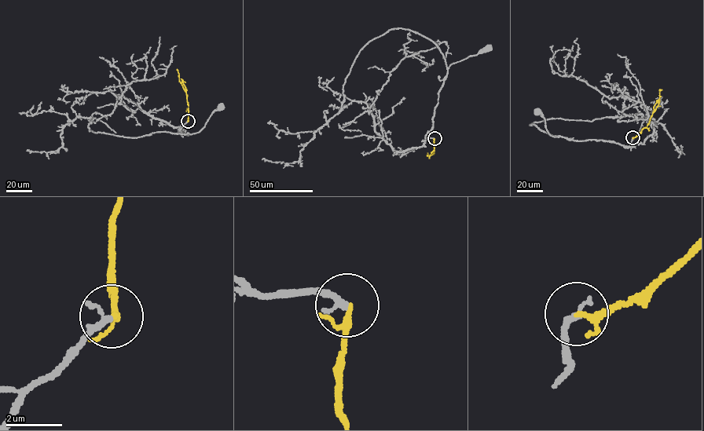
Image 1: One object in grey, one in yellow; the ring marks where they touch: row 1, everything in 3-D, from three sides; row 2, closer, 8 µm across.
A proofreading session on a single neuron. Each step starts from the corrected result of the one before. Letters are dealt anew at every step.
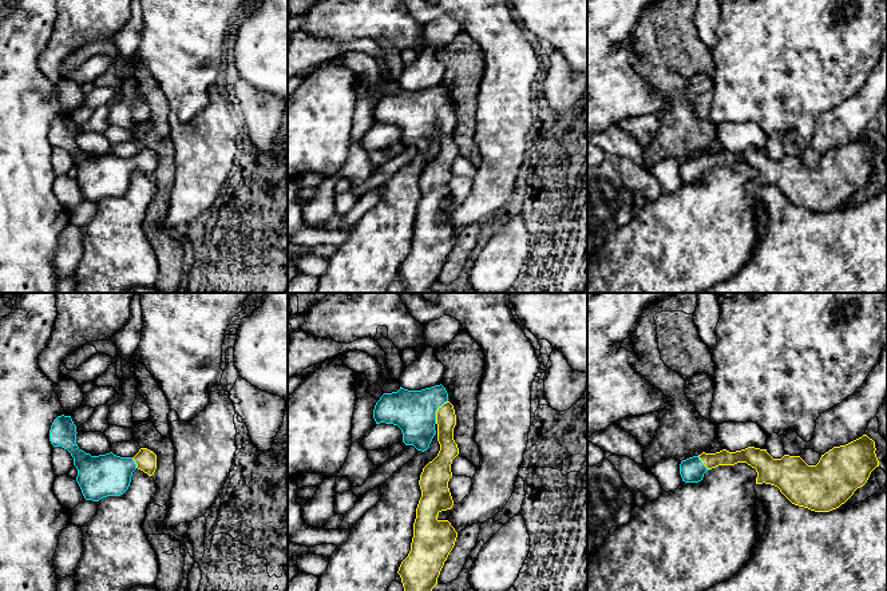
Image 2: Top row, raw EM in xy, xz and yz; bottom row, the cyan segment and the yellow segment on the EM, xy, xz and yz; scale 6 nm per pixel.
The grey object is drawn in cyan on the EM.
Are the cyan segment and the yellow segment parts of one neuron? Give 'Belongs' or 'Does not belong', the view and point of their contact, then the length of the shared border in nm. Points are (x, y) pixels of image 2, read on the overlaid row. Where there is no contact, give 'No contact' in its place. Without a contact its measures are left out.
Belongs. Touches cyan at xz (436, 409). Shared border 160 nm

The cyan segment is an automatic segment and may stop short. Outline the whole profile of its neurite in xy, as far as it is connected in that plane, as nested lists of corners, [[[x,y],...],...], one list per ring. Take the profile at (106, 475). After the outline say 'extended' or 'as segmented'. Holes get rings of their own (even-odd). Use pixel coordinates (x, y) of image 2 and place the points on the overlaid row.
[[[58,416],[50,429],[54,447],[67,449],[78,469],[76,481],[86,500],[99,501],[107,496],[123,495],[131,483],[132,472],[138,468],[153,476],[157,469],[157,455],[140,448],[134,457],[120,457],[112,452],[91,456],[76,444],[76,425],[71,416]]]; extended

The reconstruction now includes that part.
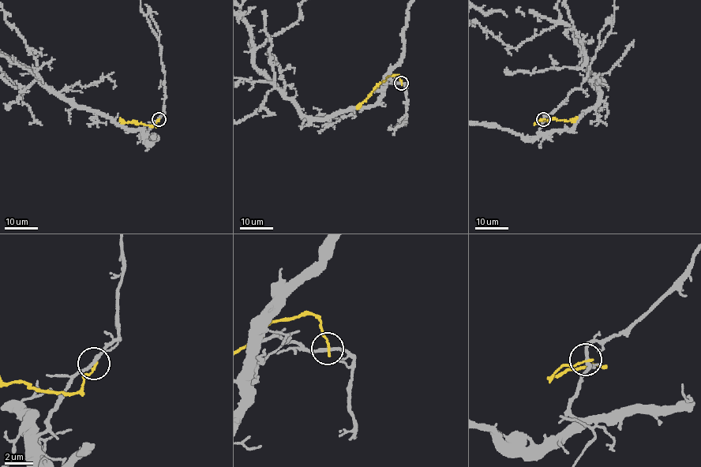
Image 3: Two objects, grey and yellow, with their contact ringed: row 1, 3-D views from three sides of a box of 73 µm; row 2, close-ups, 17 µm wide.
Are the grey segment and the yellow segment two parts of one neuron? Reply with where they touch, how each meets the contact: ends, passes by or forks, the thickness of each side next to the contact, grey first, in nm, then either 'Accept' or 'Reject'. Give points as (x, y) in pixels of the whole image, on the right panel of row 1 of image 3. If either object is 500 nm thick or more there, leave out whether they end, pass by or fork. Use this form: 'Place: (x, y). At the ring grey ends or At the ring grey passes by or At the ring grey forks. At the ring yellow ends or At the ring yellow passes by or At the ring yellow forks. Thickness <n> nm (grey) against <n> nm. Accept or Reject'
Place: (543, 119). At the ring grey passes by. At the ring yellow ends. Thickness 240 nm (grey) against 150 nm. Reject

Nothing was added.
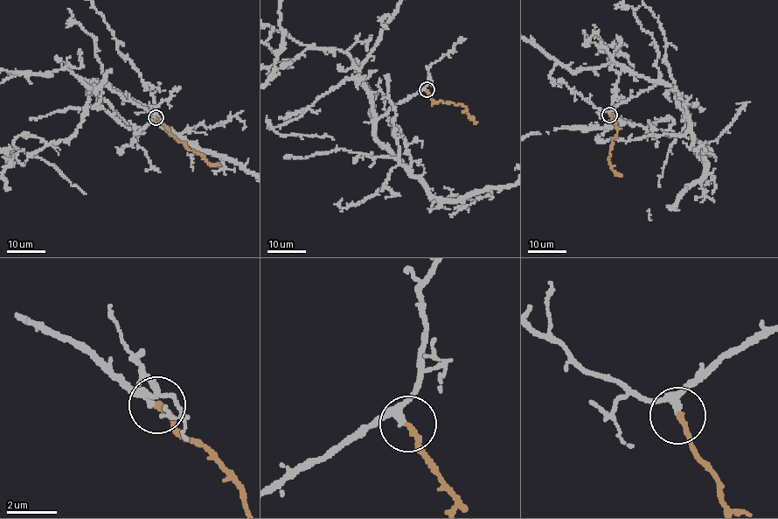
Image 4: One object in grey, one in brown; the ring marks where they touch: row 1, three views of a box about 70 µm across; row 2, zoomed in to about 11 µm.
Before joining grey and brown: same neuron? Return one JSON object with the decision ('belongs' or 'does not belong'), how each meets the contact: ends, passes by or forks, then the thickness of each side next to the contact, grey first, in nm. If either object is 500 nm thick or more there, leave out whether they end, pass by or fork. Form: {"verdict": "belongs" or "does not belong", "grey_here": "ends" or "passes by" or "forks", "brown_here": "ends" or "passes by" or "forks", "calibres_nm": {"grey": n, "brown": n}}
{"verdict": "belongs", "grey_here": "passes by", "brown_here": "ends", "calibres_nm": {"grey": 240, "brown": 240}}

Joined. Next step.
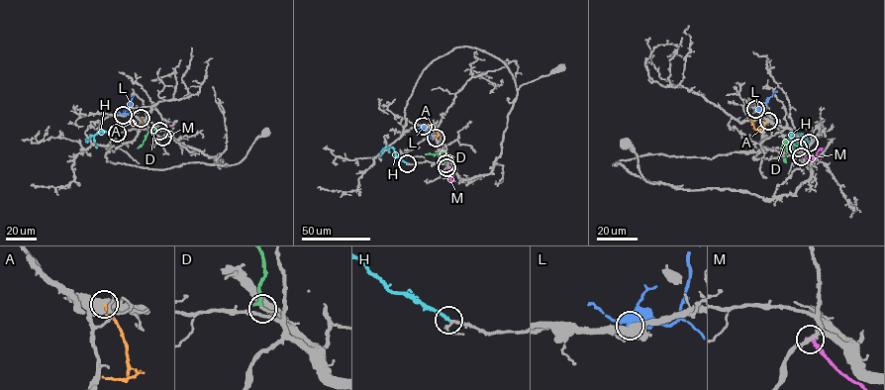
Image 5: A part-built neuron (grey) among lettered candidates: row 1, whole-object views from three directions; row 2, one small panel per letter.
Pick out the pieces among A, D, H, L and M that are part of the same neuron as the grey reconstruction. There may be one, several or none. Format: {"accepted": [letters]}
{"accepted": ["H"]}

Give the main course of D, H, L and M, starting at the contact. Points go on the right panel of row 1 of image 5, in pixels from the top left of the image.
D: (798, 147), (785, 141), (786, 162)
H: (809, 143), (803, 135), (790, 135), (794, 143), (807, 142)
L: (755, 109), (759, 111), (775, 91)
M: (801, 156), (810, 158), (821, 149)

